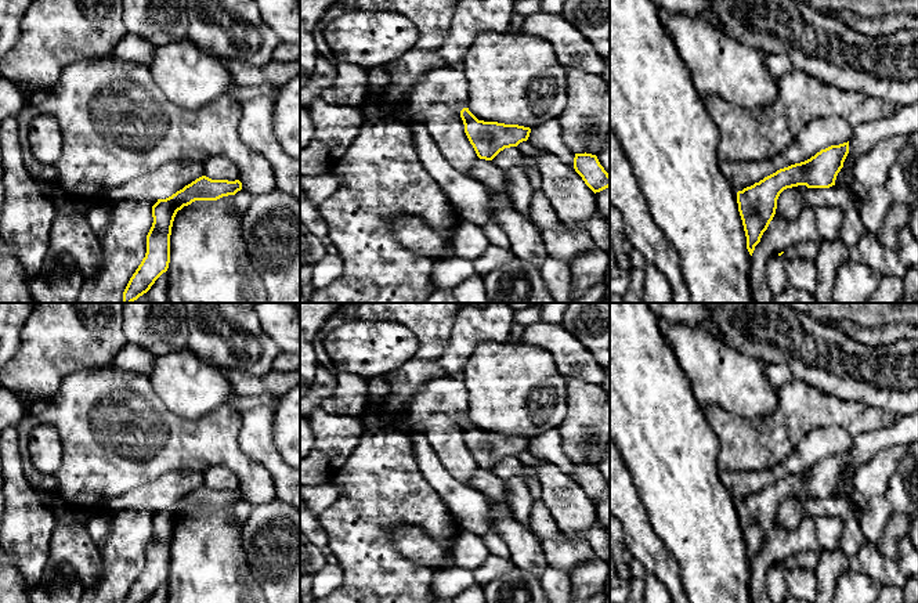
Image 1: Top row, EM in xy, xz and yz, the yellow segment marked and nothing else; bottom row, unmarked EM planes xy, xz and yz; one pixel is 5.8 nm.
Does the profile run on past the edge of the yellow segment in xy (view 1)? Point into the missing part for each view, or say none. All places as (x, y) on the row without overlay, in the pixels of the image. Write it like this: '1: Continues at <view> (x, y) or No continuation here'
1: No continuation here

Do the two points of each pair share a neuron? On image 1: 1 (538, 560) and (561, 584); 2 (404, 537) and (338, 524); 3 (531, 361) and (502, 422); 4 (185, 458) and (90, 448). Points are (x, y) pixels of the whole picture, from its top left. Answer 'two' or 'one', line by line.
1: one
2: two
3: one
4: one

